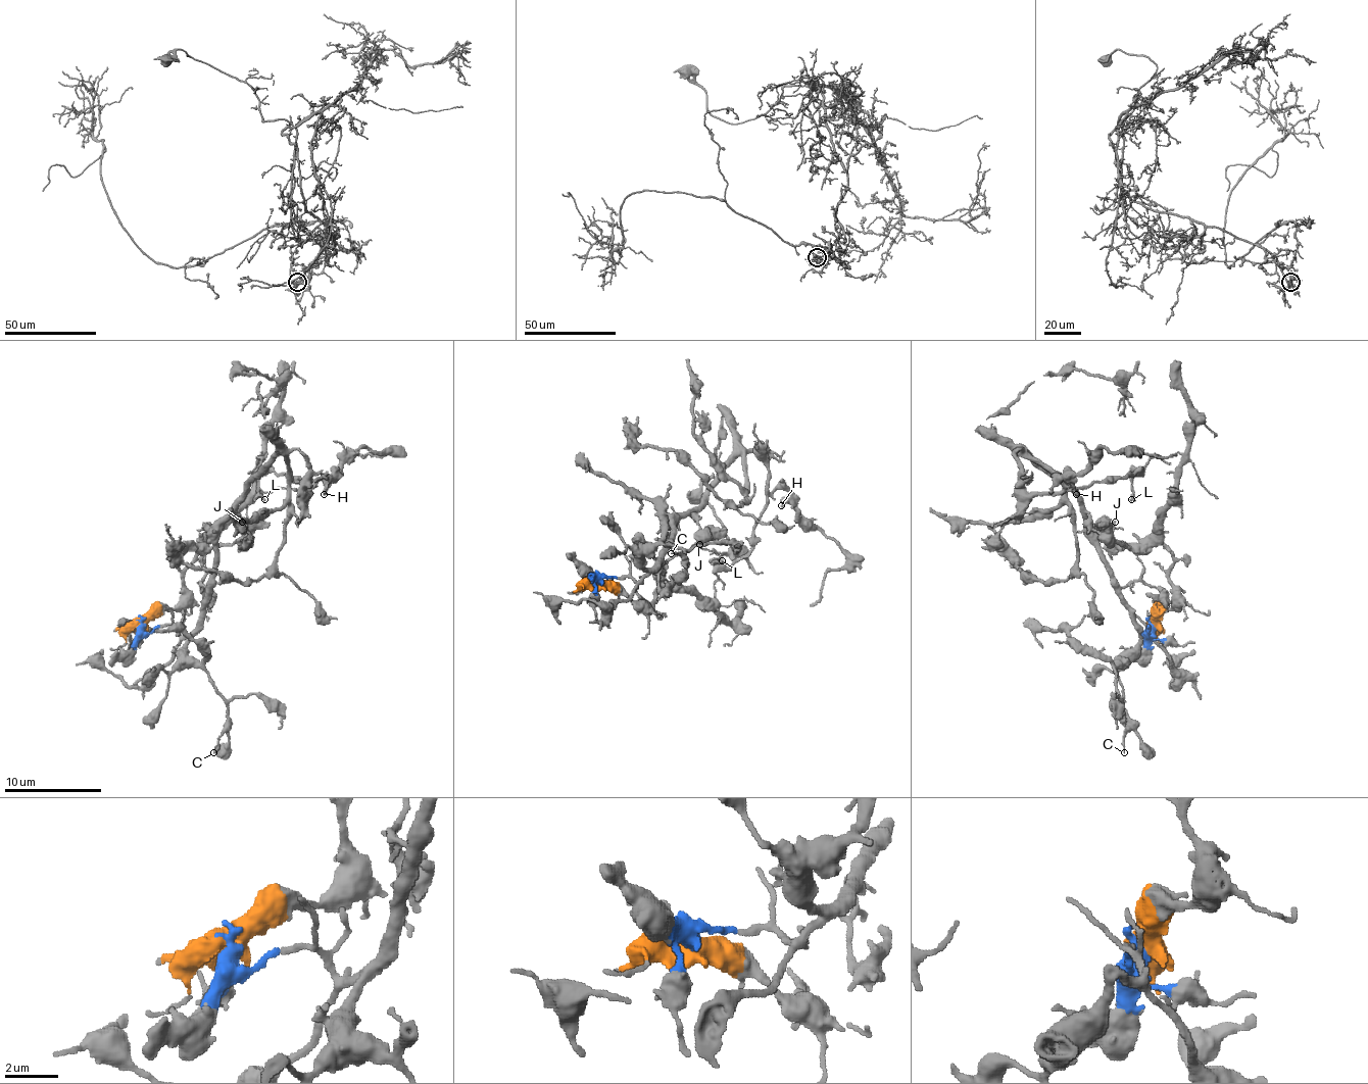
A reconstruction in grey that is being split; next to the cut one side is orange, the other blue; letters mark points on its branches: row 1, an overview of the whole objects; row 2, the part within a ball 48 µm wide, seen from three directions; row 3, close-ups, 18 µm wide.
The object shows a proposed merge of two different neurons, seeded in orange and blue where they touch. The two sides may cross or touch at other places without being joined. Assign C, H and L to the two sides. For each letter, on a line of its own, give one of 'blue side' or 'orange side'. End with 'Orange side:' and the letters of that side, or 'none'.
C: blue side
H: blue side
L: blue side
Orange side: none

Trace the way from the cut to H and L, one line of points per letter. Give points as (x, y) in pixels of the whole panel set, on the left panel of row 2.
H: (139, 622), (183, 636), (197, 624), (214, 532), (283, 451), (304, 456), (306, 492), (329, 481), (324, 495)
L: (139, 622), (197, 624), (214, 532), (302, 453), (311, 492), (273, 471), (265, 500)

